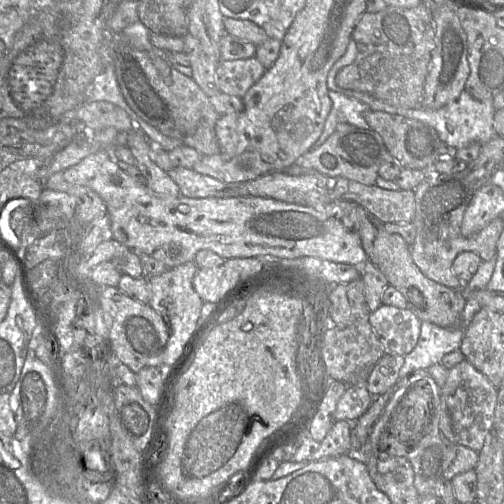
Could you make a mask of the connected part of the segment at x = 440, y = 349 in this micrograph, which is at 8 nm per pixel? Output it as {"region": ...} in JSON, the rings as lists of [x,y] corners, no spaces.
{"region":[[[421,321],[420,334],[414,349],[404,356],[398,379],[414,371],[427,371],[432,365],[441,363],[442,358],[460,348],[465,325],[443,328],[427,321]]]}

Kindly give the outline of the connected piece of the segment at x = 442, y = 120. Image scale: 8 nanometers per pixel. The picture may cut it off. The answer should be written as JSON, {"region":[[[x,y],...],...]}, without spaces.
{"region":[[[351,38],[347,45],[345,53],[334,63],[334,65],[328,72],[327,87],[329,90],[338,92],[348,97],[353,97],[367,104],[372,110],[397,114],[407,118],[416,119],[425,124],[428,124],[436,130],[442,142],[446,142],[450,146],[455,147],[456,149],[463,148],[472,142],[479,142],[480,144],[484,144],[490,141],[496,135],[496,132],[493,128],[493,118],[495,113],[493,99],[477,100],[466,90],[463,90],[456,100],[446,104],[445,106],[439,109],[425,109],[421,106],[418,106],[416,108],[404,108],[391,105],[383,100],[371,96],[368,93],[339,87],[335,82],[337,73],[343,67],[352,64],[356,58],[356,55],[356,42],[353,38]]]}

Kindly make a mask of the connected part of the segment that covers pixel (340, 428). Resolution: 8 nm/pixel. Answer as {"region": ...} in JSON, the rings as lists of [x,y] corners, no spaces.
{"region":[[[334,420],[334,423],[325,438],[319,443],[316,452],[310,455],[308,464],[321,459],[337,457],[347,454],[351,449],[350,433],[352,422]]]}

